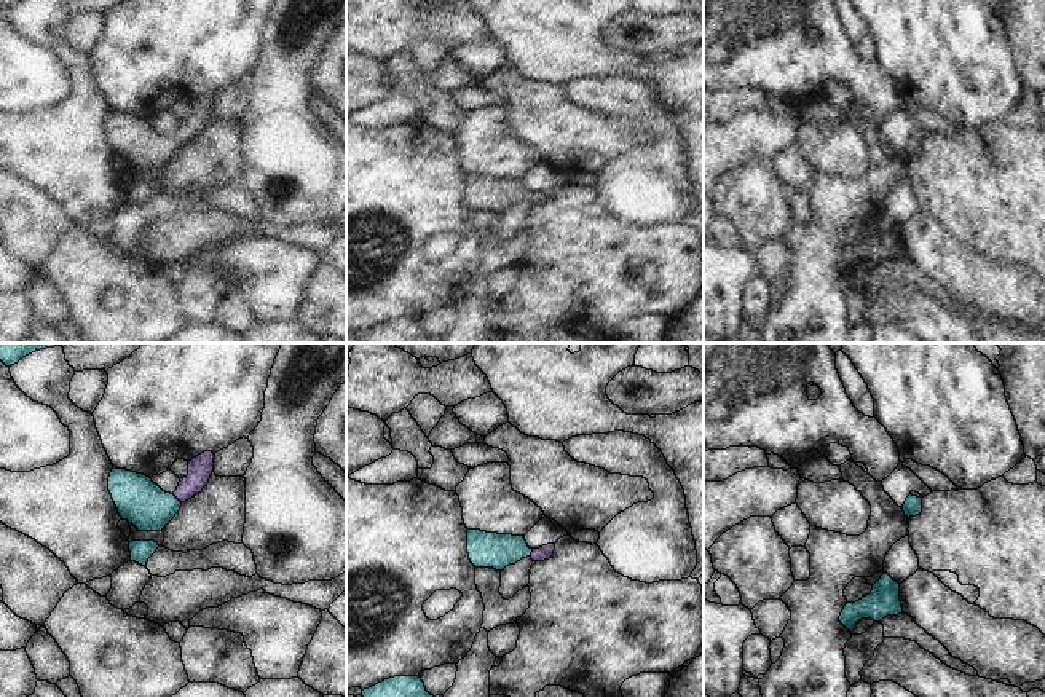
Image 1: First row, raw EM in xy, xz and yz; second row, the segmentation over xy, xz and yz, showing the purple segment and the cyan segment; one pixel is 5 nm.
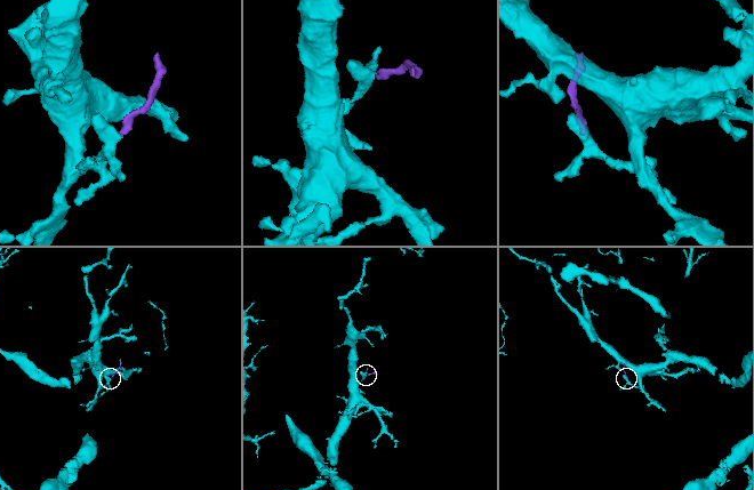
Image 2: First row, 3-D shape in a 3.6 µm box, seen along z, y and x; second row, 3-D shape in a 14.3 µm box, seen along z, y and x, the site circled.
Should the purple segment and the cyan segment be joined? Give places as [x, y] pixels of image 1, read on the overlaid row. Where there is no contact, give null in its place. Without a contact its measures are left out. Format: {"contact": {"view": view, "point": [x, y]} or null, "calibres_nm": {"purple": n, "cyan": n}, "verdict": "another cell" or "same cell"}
{"contact": {"view": "xy", "point": [177, 498]}, "calibres_nm": {"purple": 120, "cyan": 240}, "verdict": "same cell"}

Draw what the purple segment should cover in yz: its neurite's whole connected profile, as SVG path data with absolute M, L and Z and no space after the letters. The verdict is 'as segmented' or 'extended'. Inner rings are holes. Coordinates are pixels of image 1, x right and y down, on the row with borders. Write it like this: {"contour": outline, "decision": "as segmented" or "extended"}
{"contour": "M911 491L911 494L906 498L906 501L903 504L903 512L908 518L921 515L921 512L922 512L922 496L916 491Z", "decision": "extended"}

